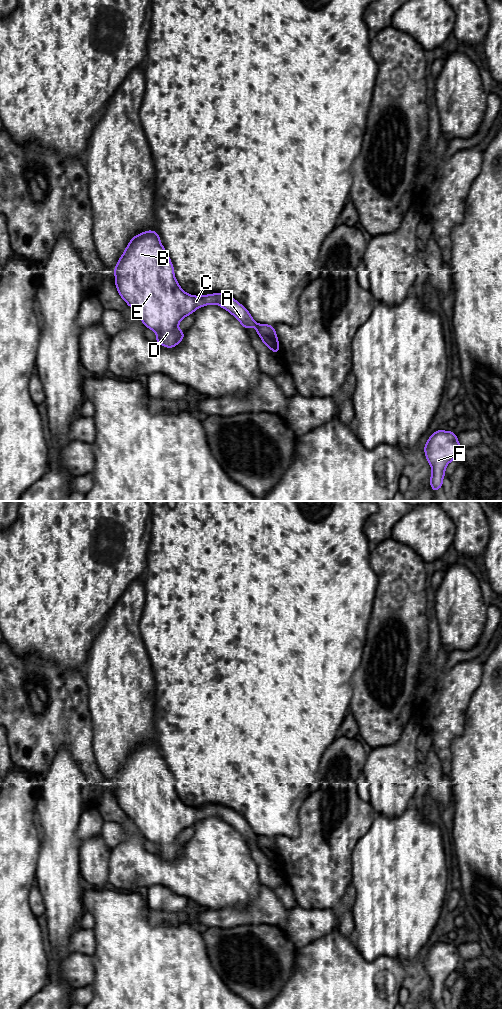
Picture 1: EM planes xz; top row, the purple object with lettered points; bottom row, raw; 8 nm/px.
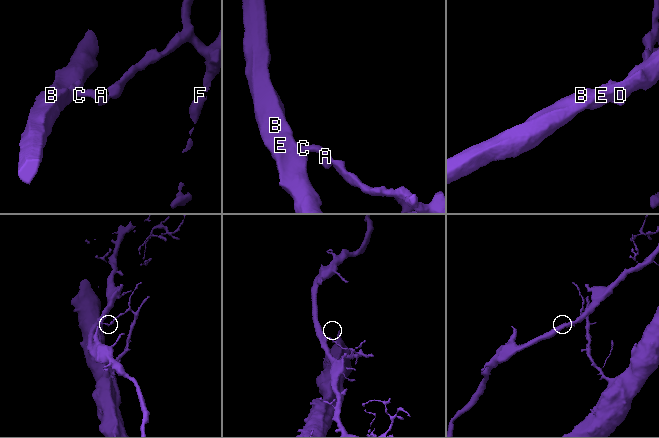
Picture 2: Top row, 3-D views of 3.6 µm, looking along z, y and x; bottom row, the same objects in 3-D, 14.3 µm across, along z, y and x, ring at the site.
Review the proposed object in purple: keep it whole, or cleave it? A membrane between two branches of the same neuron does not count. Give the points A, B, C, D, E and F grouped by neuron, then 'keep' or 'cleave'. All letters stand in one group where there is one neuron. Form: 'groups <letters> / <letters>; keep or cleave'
groups A B C D E / F; cleave

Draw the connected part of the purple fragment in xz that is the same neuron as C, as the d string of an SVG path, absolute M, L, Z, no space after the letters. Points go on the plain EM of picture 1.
M153 742L142 744L130 752L124 765L121 767L114 780L114 786L115 797L119 807L127 815L127 817L129 817L136 824L143 836L156 845L157 850L154 853L166 860L173 860L183 852L185 843L178 841L180 833L184 829L194 825L196 821L210 816L217 816L230 824L245 841L257 838L257 835L254 833L248 822L231 808L222 805L202 808L187 806L179 798L175 790L173 776L161 756L159 746Z

